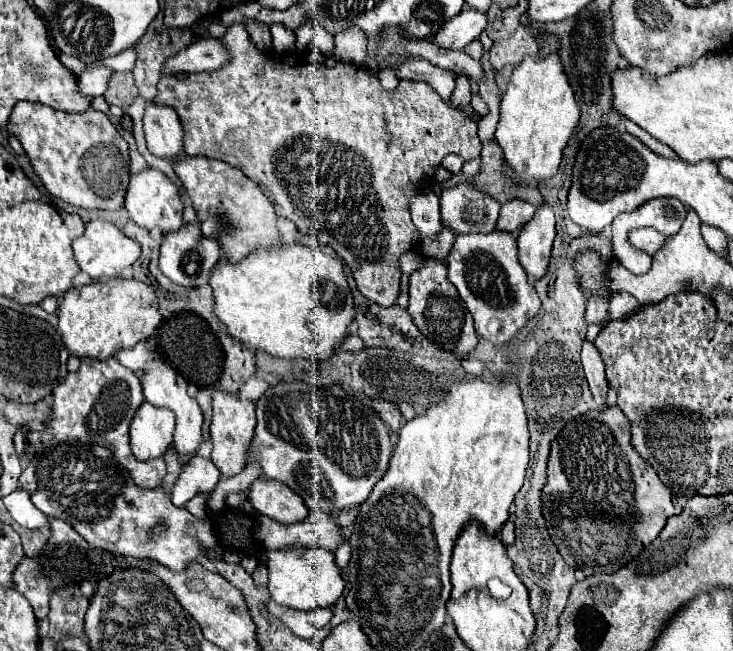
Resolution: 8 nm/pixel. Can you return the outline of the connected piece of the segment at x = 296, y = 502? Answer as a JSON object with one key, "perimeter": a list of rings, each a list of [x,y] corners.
{"perimeter":[[[261,478],[251,484],[249,490],[253,508],[263,516],[269,516],[283,524],[293,524],[307,516],[305,502],[289,490],[287,484],[271,478]]]}

